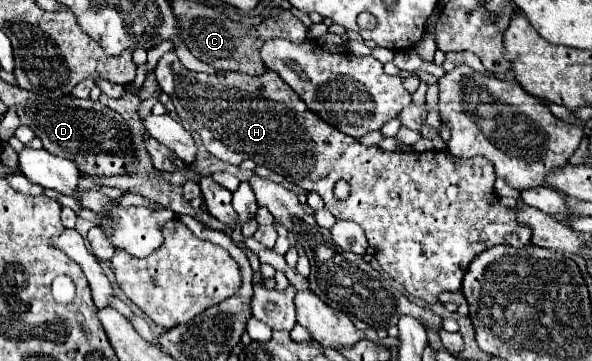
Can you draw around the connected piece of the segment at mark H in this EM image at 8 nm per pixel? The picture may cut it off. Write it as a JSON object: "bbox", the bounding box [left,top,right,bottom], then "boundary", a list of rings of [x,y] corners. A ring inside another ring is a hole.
{"bbox":[156,52,530,304],"boundary":[[[166,52],[158,66],[156,66],[156,80],[158,80],[158,86],[164,94],[168,94],[176,106],[176,114],[180,116],[182,122],[188,122],[192,126],[192,130],[196,130],[200,136],[202,136],[202,142],[206,146],[206,150],[210,154],[214,154],[216,158],[220,158],[222,162],[226,164],[240,164],[244,160],[254,160],[256,164],[262,164],[266,168],[270,168],[272,172],[278,172],[280,176],[284,176],[288,182],[300,186],[302,190],[308,190],[308,192],[318,192],[324,200],[324,208],[336,218],[336,220],[350,220],[350,222],[356,222],[358,226],[364,228],[366,232],[366,238],[370,242],[370,246],[376,246],[380,248],[376,252],[376,260],[380,262],[382,270],[386,270],[394,280],[398,280],[400,284],[404,284],[404,288],[408,290],[408,294],[412,294],[414,298],[420,298],[428,304],[434,304],[438,300],[438,294],[444,292],[444,290],[450,290],[450,292],[456,292],[460,290],[462,286],[462,276],[464,276],[464,268],[468,268],[468,264],[484,250],[492,248],[492,246],[498,246],[498,244],[506,244],[506,246],[514,246],[514,248],[522,248],[530,242],[530,230],[526,226],[520,226],[516,222],[516,212],[502,206],[502,204],[492,204],[490,198],[494,196],[494,180],[496,180],[496,174],[494,174],[494,166],[486,160],[486,158],[466,158],[466,160],[458,160],[456,164],[452,162],[450,154],[446,152],[436,152],[436,150],[430,150],[430,152],[424,152],[424,154],[418,154],[418,152],[386,152],[386,150],[380,150],[376,146],[364,146],[360,142],[356,142],[354,138],[342,134],[340,130],[336,130],[334,126],[330,126],[328,122],[324,122],[322,118],[318,118],[318,114],[314,114],[312,110],[308,110],[306,104],[302,104],[302,100],[298,100],[298,94],[294,90],[290,90],[290,86],[286,86],[286,82],[272,70],[264,70],[262,76],[248,76],[248,74],[242,74],[242,72],[216,72],[216,74],[194,74],[186,68],[182,68],[182,62],[174,56],[174,52]],[[344,178],[348,184],[350,184],[350,196],[346,200],[338,200],[334,196],[334,184]]]}

